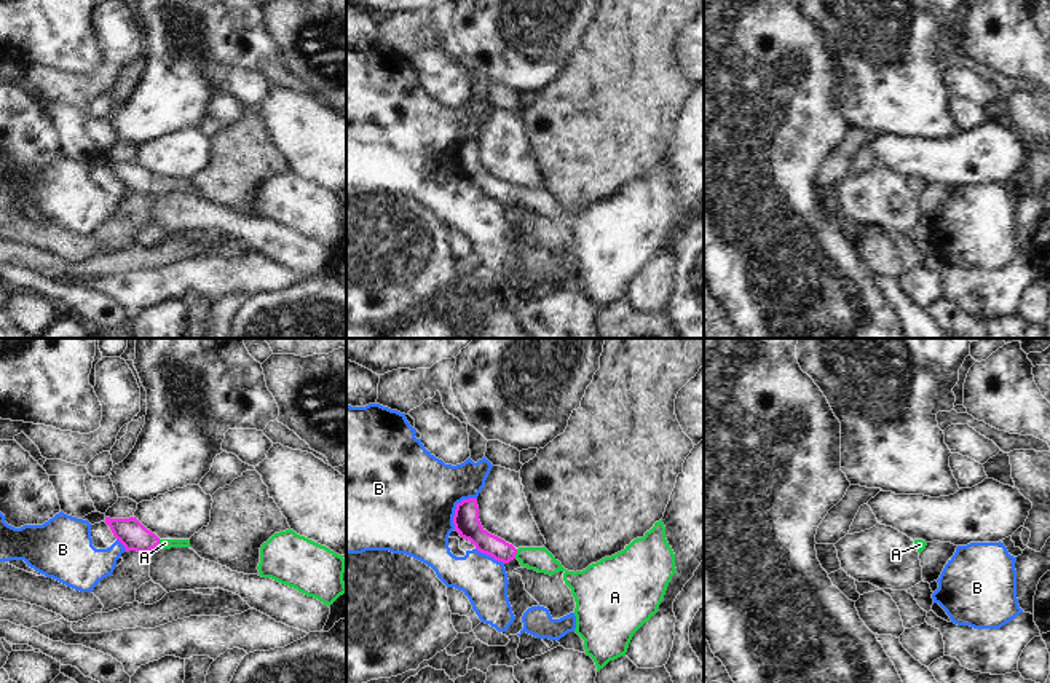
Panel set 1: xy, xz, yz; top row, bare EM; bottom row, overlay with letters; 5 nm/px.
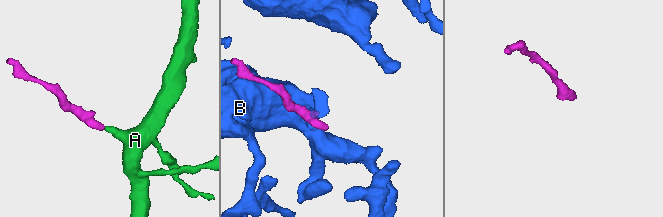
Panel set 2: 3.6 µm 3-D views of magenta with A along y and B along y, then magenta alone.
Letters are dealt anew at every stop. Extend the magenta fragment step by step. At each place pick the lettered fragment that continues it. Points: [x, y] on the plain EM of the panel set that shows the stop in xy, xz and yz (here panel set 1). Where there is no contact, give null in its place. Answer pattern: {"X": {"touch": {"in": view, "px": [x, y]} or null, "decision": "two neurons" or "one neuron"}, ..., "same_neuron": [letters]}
{"A": {"touch": {"in": "xz", "px": [516, 195]}, "decision": "one neuron"}, "B": {"touch": {"in": "xz", "px": [457, 150]}, "decision": "two neurons"}, "same_neuron": ["A"]}

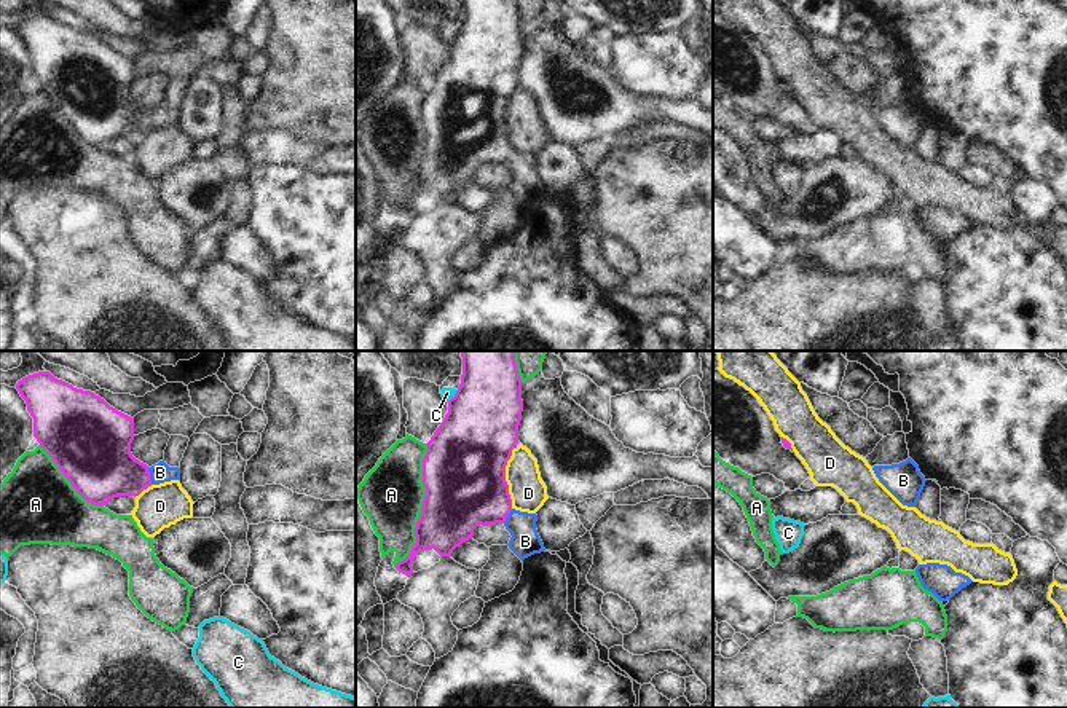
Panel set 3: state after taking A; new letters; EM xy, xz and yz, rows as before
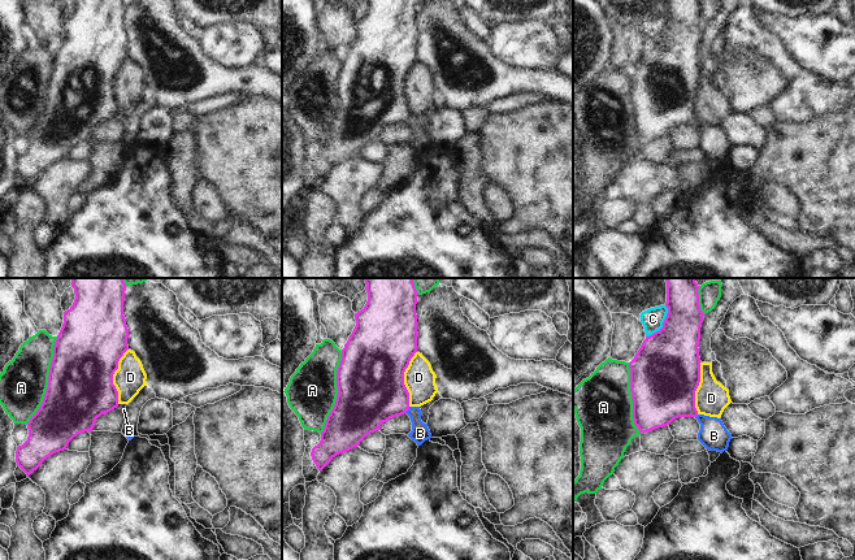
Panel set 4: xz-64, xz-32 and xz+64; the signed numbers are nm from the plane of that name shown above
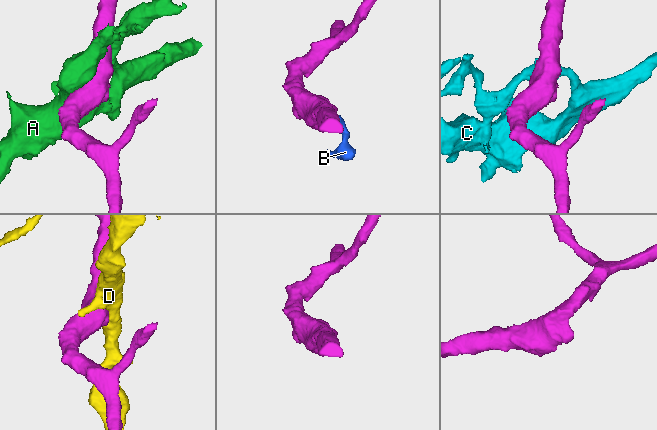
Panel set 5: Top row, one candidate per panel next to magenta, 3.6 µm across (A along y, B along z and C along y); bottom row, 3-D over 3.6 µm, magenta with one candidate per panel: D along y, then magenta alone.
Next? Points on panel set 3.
{"A": {"touch": {"in": "xz", "px": [423, 149]}, "decision": "two neurons"}, "B": {"touch": {"in": "xy", "px": [149, 118]}, "decision": "one neuron"}, "C": {"touch": {"in": "xz", "px": [452, 40]}, "decision": "two neurons"}, "D": {"touch": {"in": "xz", "px": [504, 120]}, "decision": "two neurons"}, "same_neuron": ["B"]}

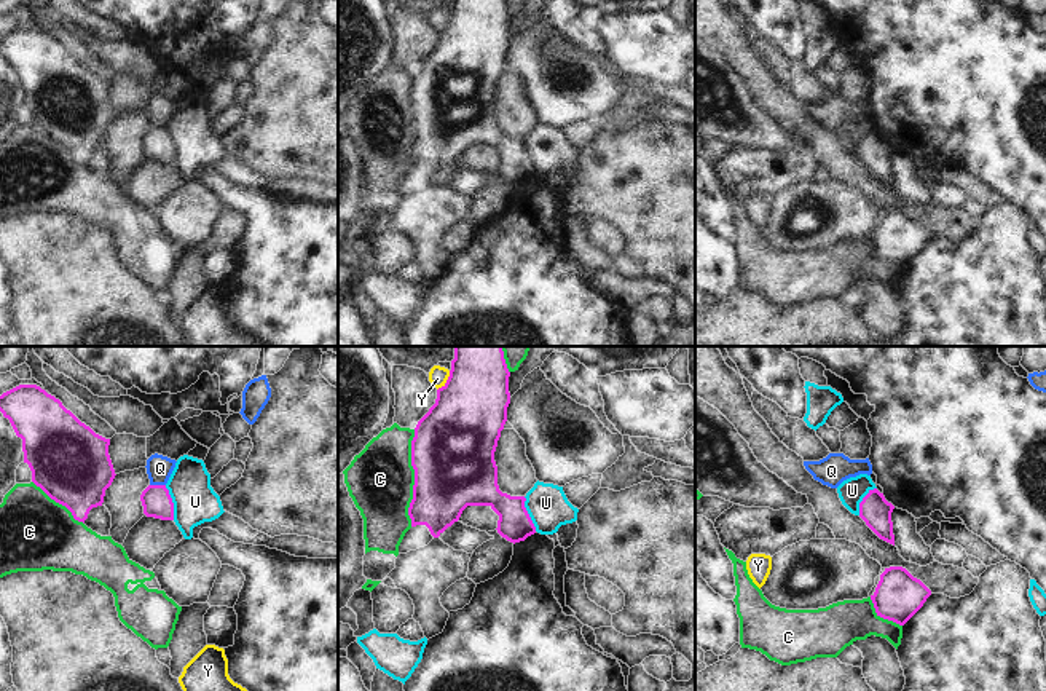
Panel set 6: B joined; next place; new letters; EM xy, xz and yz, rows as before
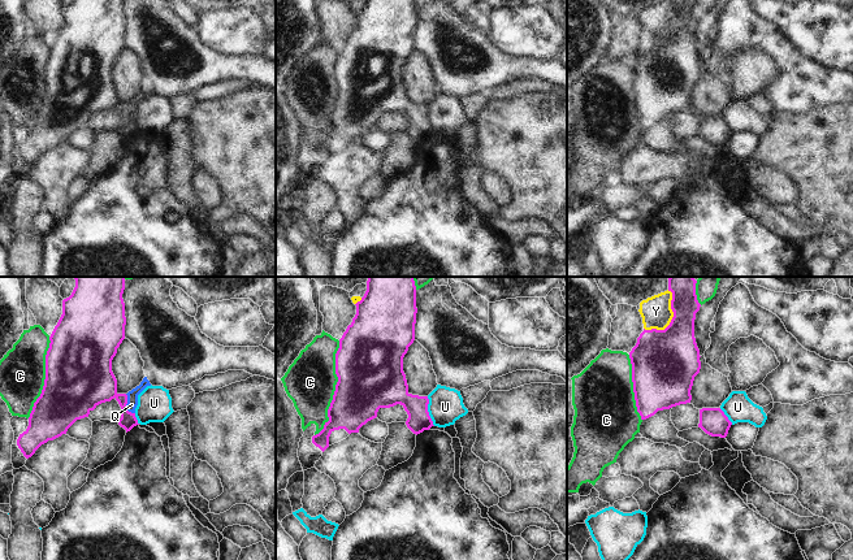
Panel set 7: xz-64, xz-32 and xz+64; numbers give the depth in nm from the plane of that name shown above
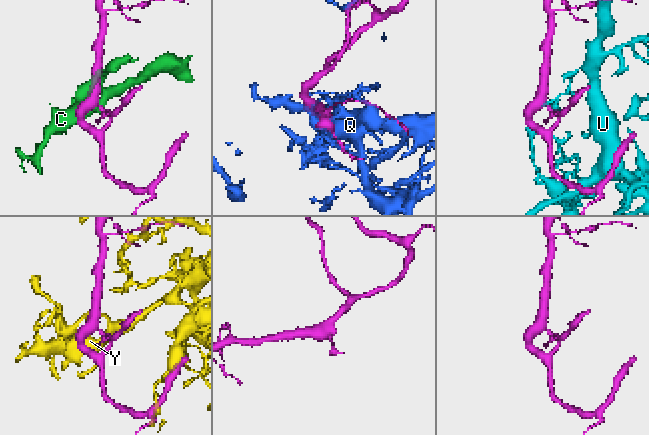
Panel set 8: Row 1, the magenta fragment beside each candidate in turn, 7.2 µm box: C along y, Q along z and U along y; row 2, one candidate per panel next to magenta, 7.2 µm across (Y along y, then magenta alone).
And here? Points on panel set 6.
{"C": {"touch": {"in": "xz", "px": [415, 120]}, "decision": "two neurons"}, "Q": {"touch": {"in": "xy", "px": [158, 128]}, "decision": "two neurons"}, "U": {"touch": {"in": "xy", "px": [173, 146]}, "decision": "two neurons"}, "Y": {"touch": {"in": "xz", "px": [447, 23]}, "decision": "two neurons"}, "same_neuron": []}

